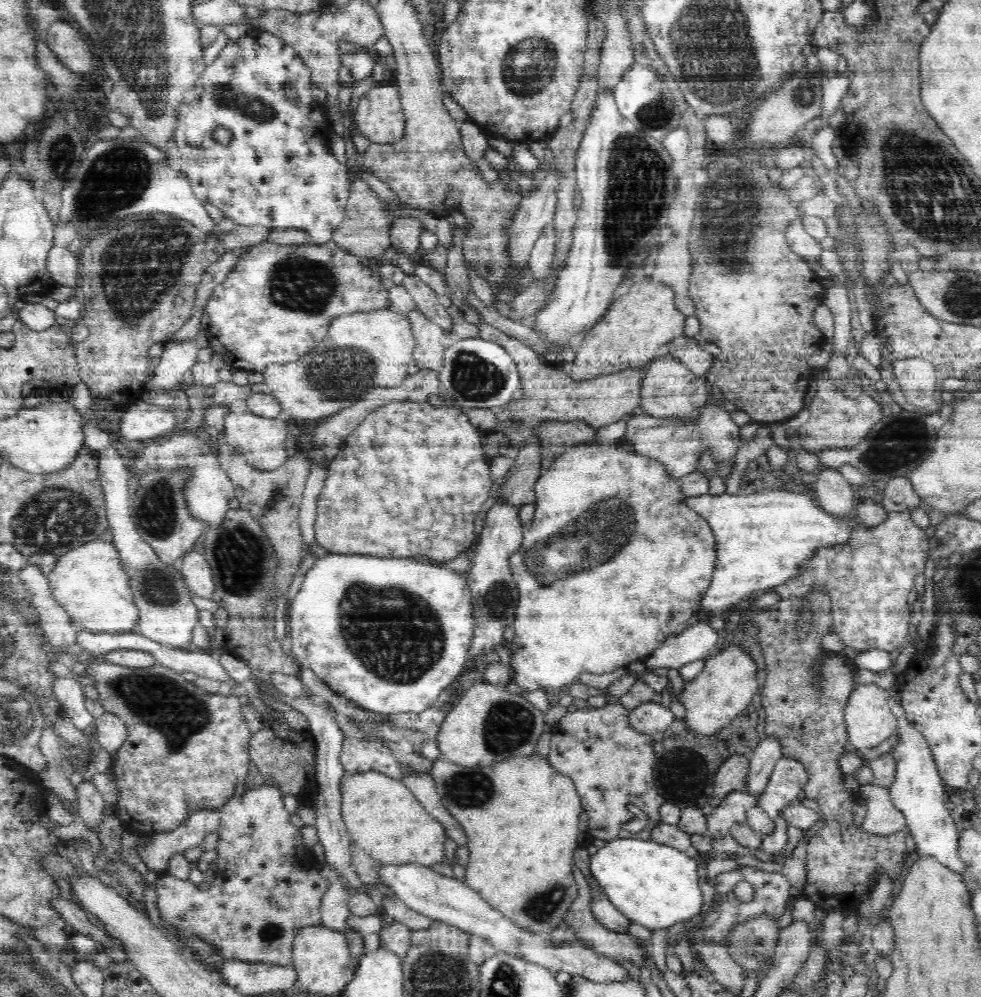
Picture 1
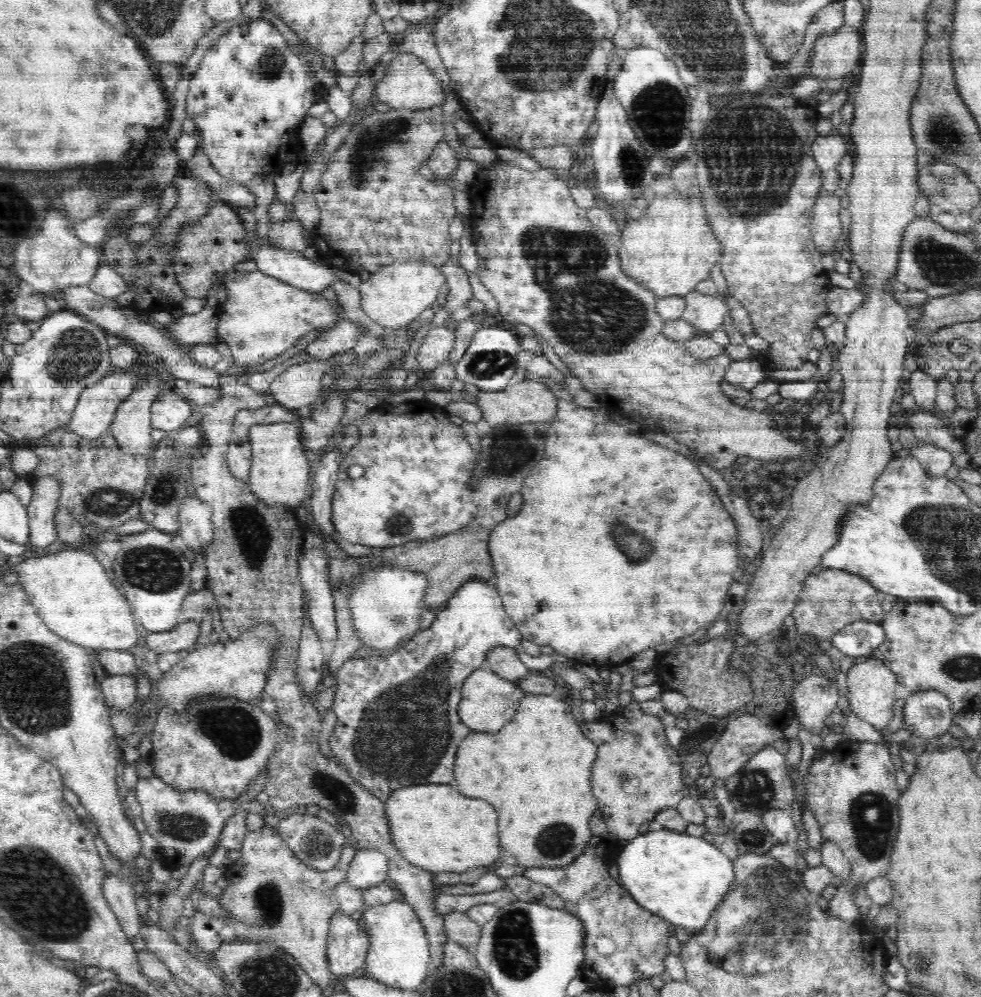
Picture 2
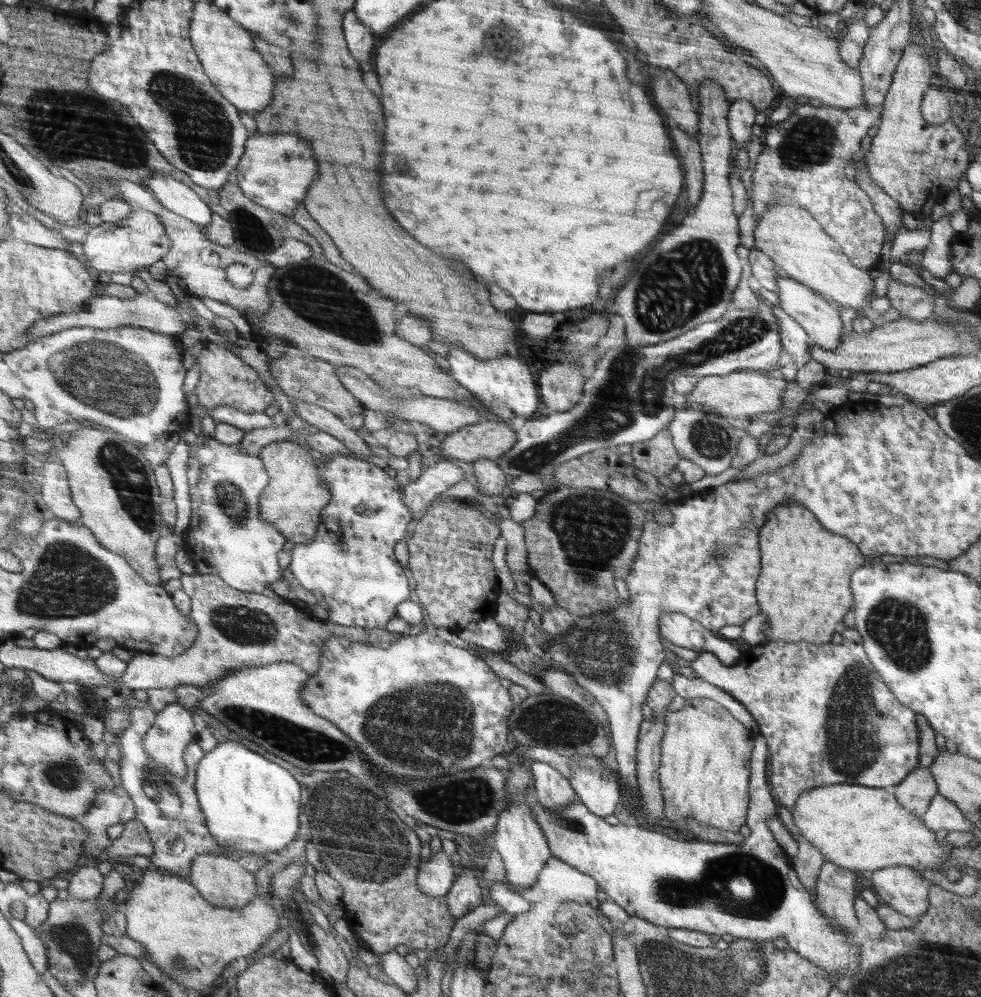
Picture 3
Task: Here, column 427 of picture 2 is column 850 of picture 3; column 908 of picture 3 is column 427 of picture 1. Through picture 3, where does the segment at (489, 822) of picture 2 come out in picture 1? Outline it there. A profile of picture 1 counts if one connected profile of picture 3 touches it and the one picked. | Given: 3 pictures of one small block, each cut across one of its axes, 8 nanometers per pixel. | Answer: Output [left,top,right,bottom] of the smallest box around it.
[340,771,446,867]

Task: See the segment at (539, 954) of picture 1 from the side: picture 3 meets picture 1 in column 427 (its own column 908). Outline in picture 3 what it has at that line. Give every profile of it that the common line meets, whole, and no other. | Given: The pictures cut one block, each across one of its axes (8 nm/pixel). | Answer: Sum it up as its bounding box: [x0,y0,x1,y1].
[867,865,931,916]

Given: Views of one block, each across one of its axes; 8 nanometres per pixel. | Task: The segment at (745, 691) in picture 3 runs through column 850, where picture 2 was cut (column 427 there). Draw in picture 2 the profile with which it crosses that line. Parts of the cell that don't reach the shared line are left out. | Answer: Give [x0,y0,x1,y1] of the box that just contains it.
[329,580,522,801]

